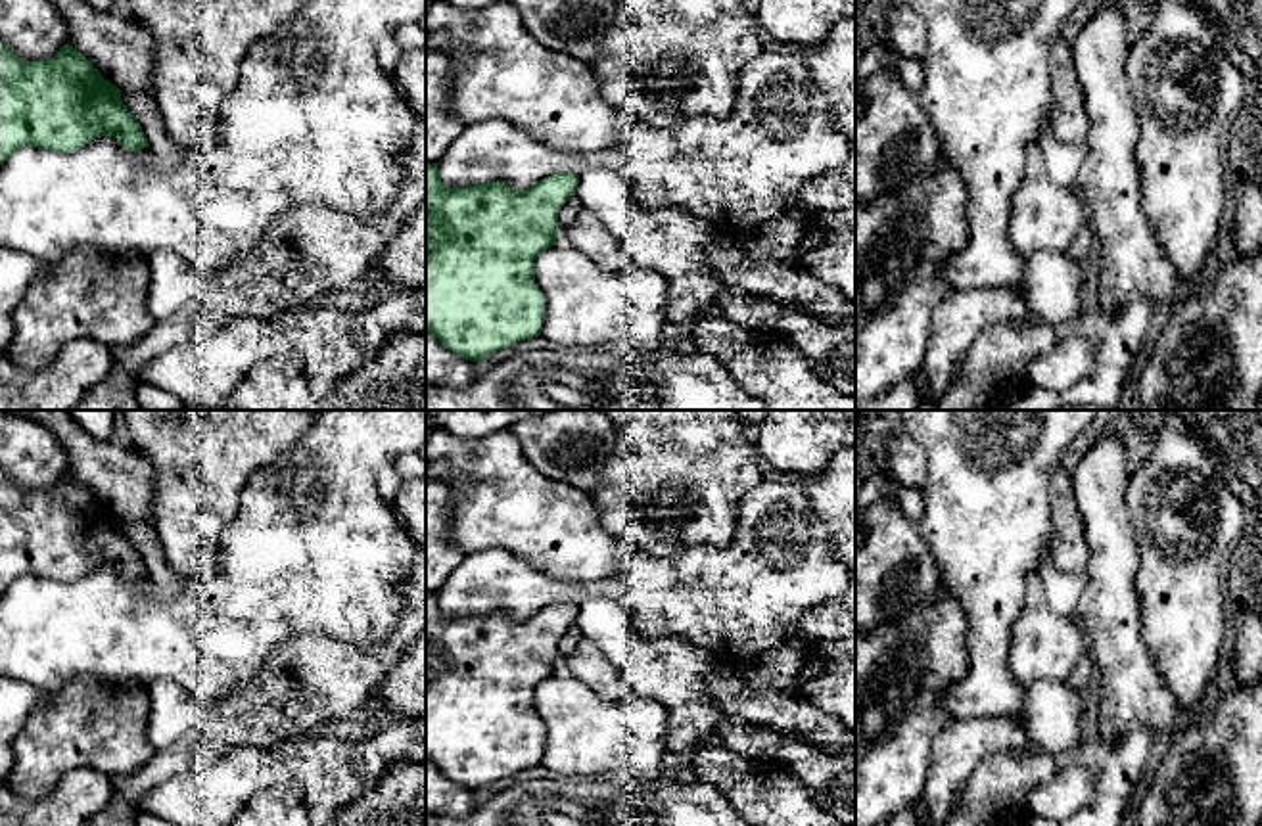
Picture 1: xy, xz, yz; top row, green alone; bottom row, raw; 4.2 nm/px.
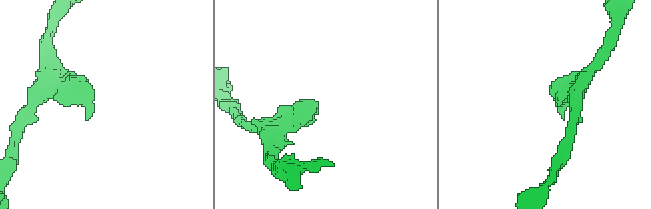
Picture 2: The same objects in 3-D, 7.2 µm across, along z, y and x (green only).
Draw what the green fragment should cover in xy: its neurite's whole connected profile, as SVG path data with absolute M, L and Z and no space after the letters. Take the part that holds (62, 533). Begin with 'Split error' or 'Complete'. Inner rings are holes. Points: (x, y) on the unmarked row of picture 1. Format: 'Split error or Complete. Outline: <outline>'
Complete. Outline: M0 471L0 594L21 577L73 583L100 565L113 565L127 581L150 575L121 519L73 475L46 491L25 491Z

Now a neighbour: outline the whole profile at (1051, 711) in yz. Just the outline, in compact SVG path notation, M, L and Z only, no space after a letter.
M1024 682L1024 703L1015 715L1028 732L1032 744L1053 755L1076 751L1082 744L1084 694L1064 682Z

